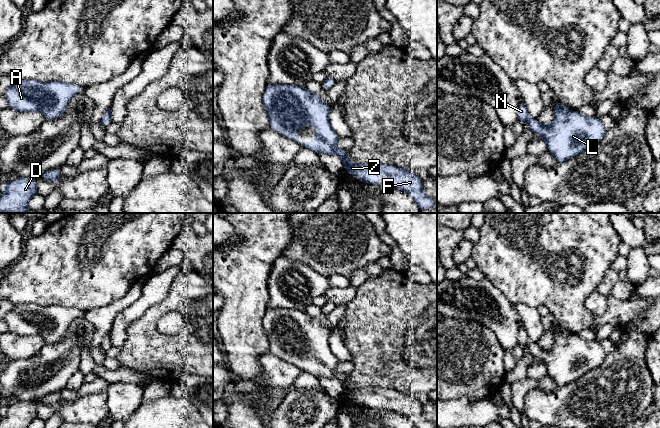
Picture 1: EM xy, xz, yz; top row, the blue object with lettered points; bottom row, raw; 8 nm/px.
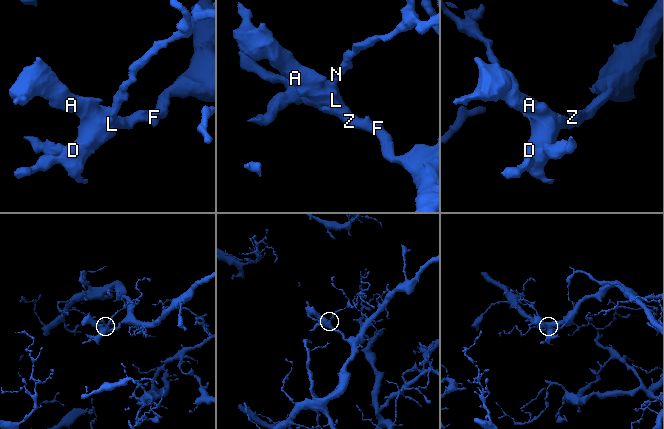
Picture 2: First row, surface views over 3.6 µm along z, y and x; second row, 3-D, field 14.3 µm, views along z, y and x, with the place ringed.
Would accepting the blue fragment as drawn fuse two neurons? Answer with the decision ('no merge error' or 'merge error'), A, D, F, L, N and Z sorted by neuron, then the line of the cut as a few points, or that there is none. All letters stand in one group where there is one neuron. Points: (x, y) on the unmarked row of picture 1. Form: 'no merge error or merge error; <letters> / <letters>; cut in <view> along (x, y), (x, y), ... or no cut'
no merge error; A D F L N Z; no cut

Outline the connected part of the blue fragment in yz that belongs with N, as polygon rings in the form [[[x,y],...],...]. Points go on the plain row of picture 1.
[[[524,325],[518,331],[518,344],[527,347],[533,357],[540,359],[546,367],[548,374],[553,378],[558,388],[561,388],[571,382],[574,382],[580,377],[583,377],[587,372],[599,367],[607,357],[599,342],[586,341],[576,334],[572,333],[572,338],[568,338],[568,330],[559,325],[553,332],[554,343],[551,348],[543,349],[536,342],[531,342]]]

